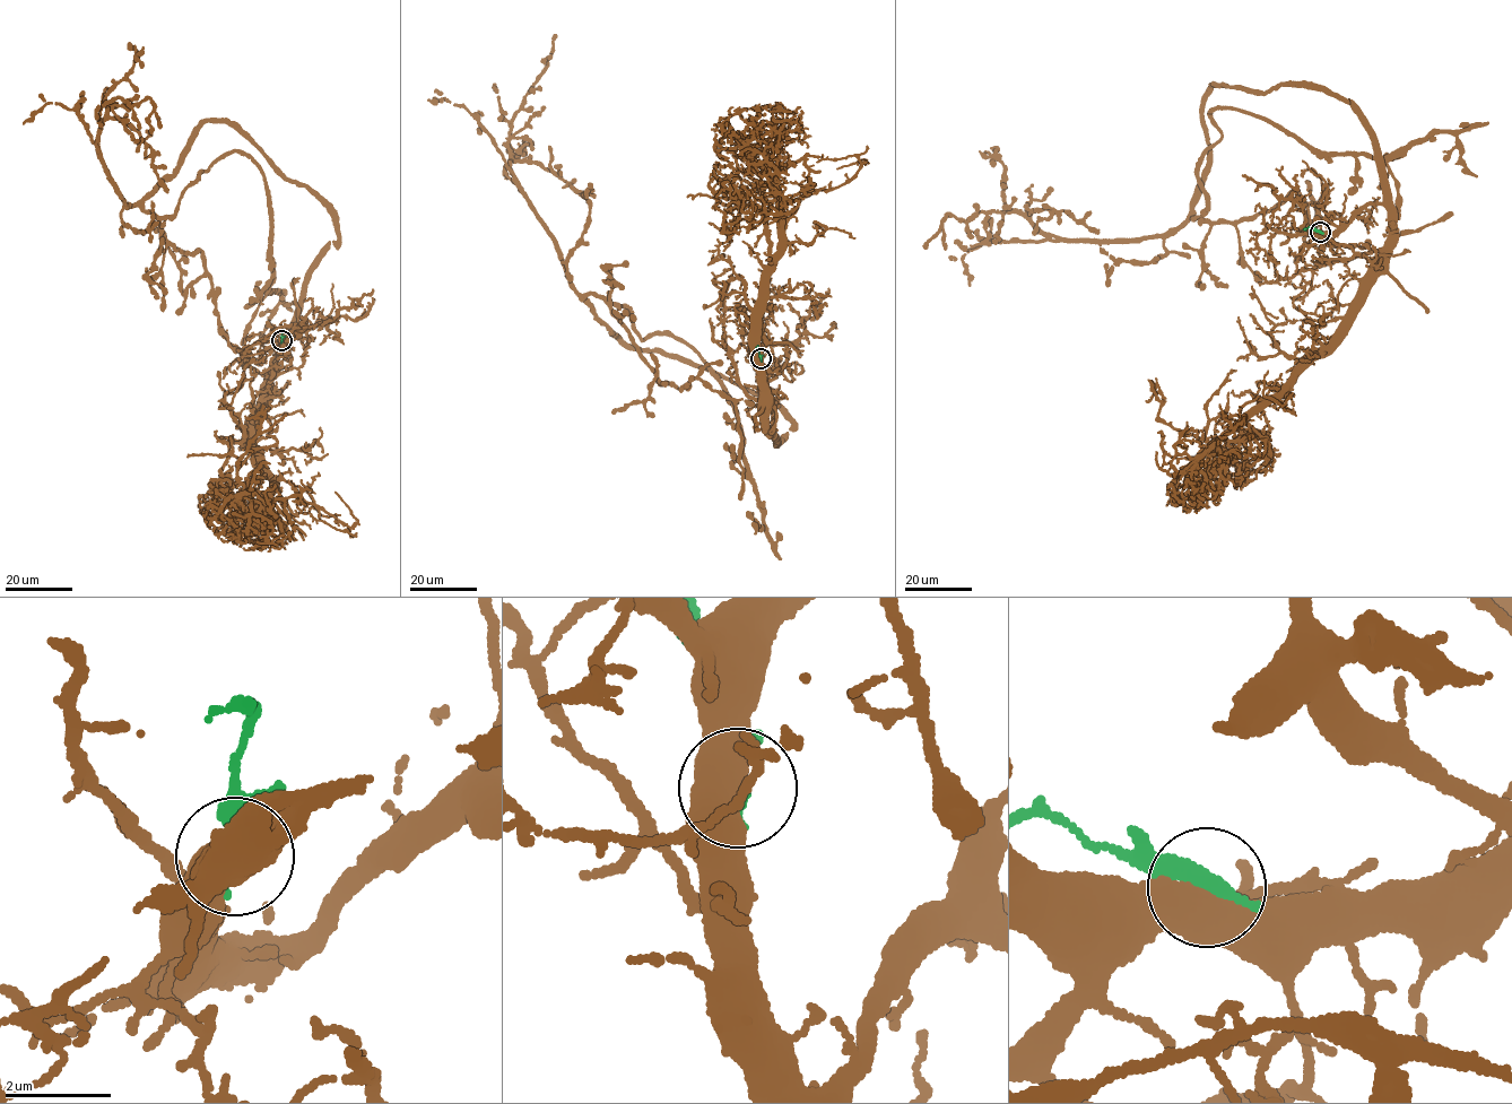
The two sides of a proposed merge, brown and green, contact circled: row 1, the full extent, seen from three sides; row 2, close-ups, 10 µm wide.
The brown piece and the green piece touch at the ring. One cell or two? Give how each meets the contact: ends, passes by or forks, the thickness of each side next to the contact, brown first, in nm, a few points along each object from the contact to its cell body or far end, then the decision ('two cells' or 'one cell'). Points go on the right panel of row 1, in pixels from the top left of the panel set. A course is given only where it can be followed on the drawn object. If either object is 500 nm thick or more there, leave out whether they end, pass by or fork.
500 nm thick on the brown side, 460 nm on the other; brown runs (1320, 232), (1335, 232), (1369, 205), (1383, 205), (1390, 219), (1389, 251), (1383, 259); green runs (1320, 232), (1303, 229); two cells

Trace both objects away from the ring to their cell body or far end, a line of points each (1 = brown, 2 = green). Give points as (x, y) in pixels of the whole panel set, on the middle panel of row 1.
1: (761, 358), (772, 414), (768, 429), (768, 415), (763, 408)
2: (761, 358), (757, 345)

